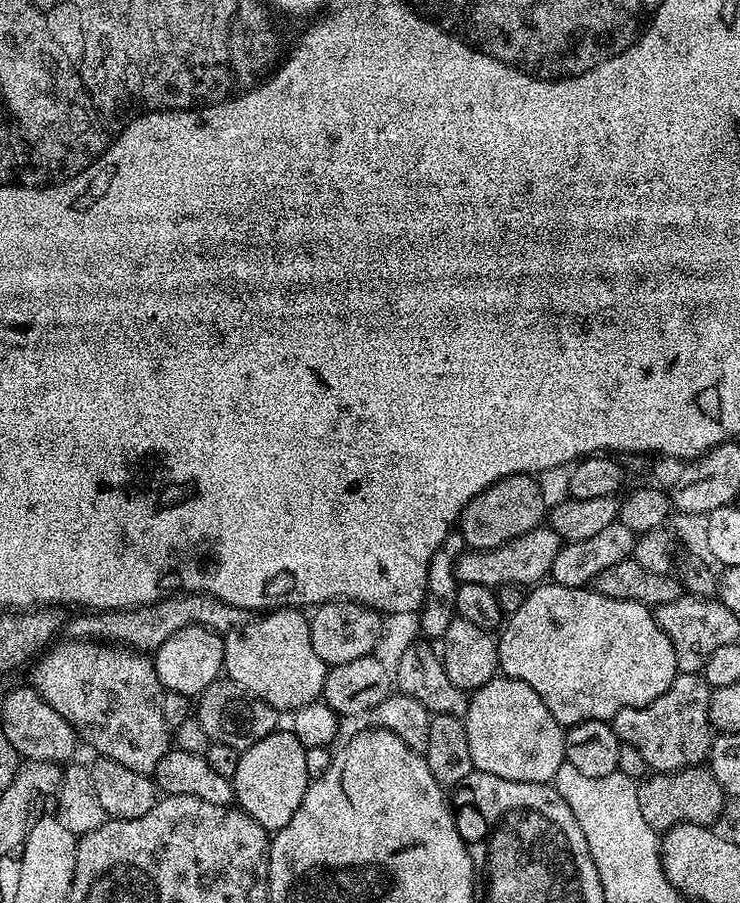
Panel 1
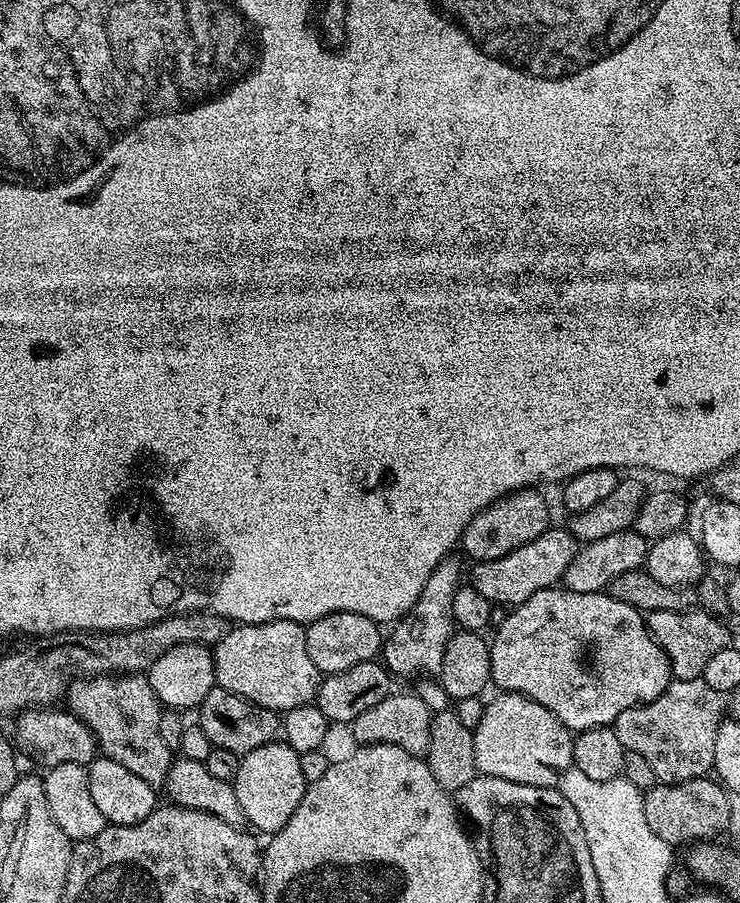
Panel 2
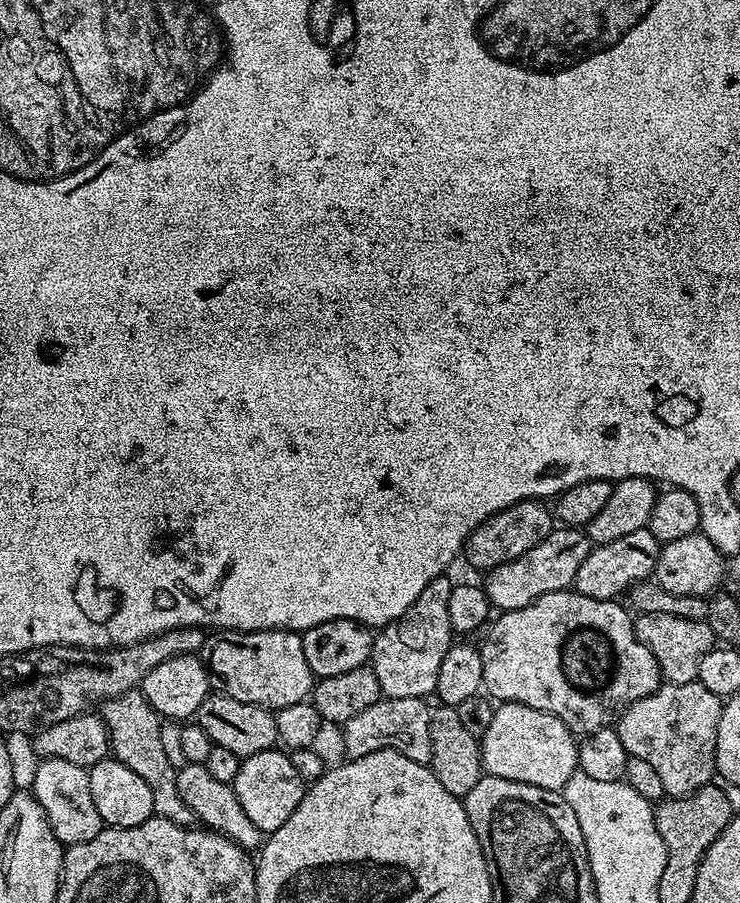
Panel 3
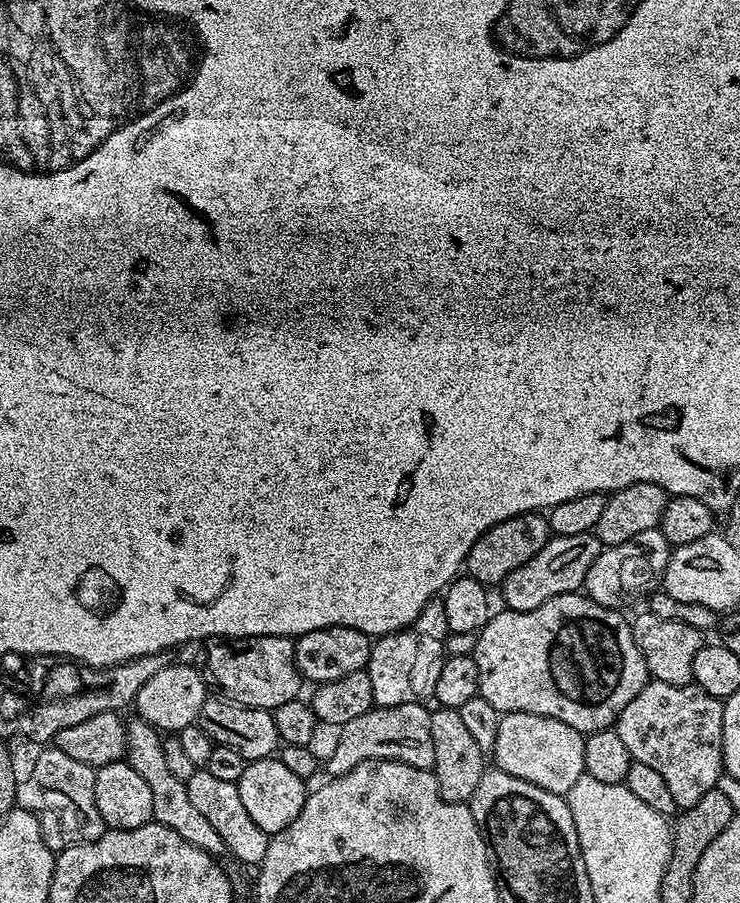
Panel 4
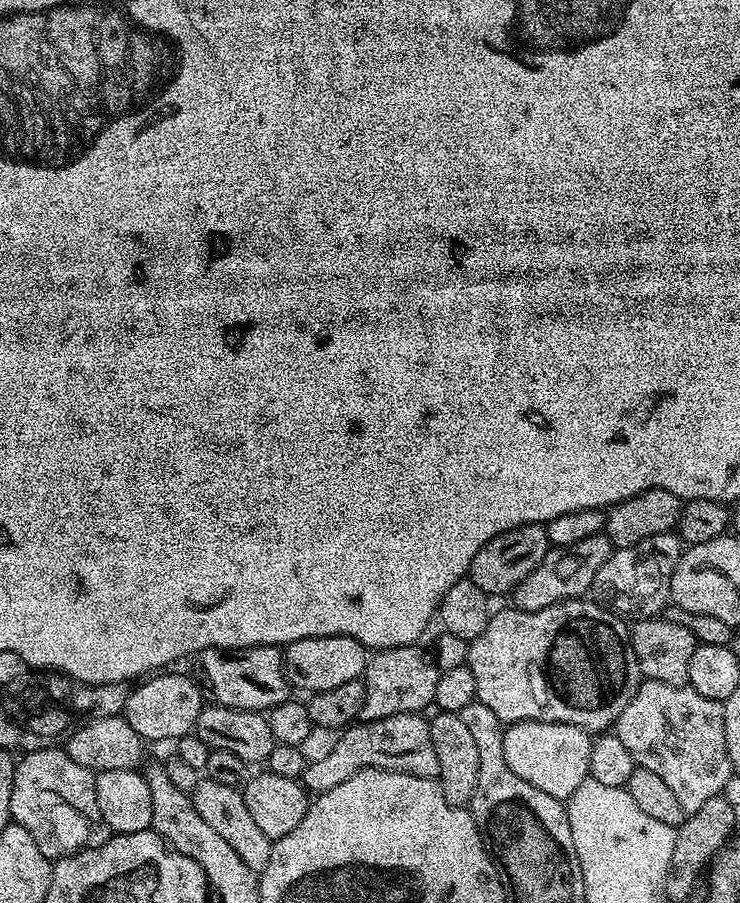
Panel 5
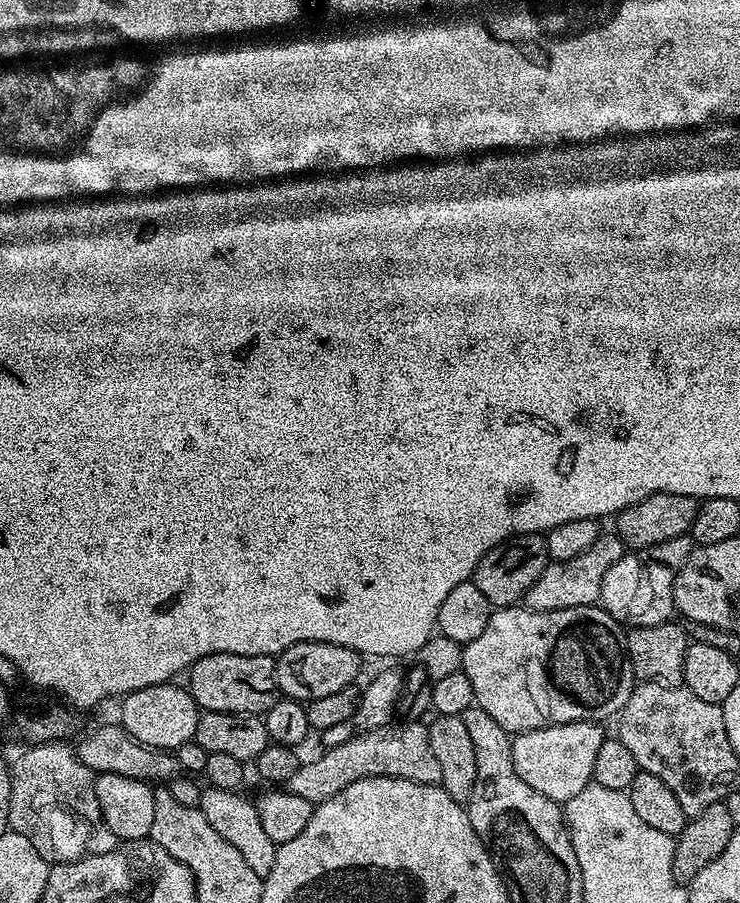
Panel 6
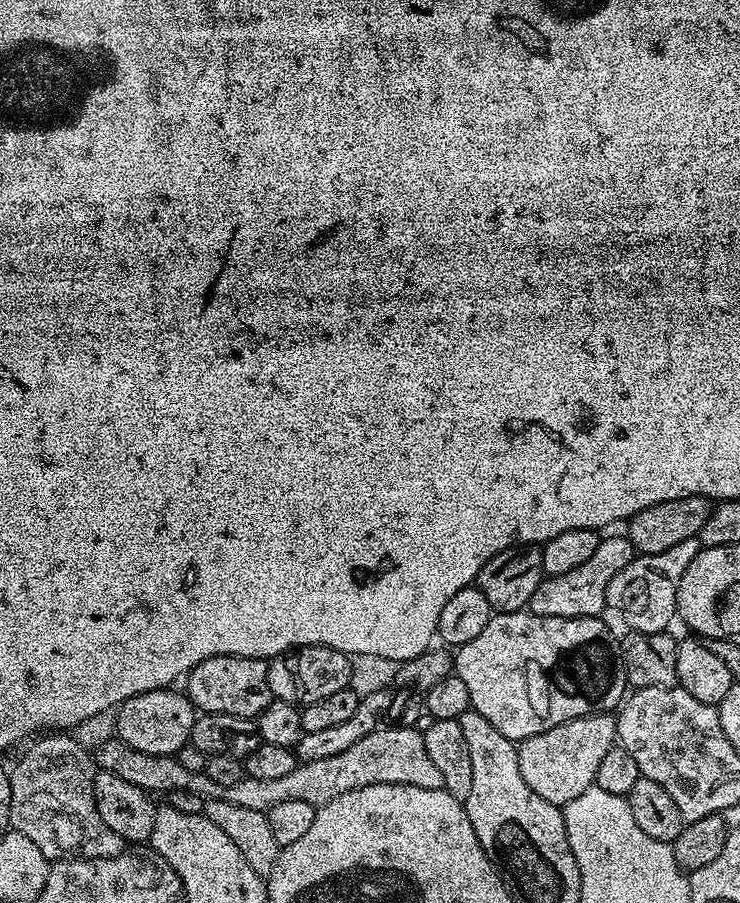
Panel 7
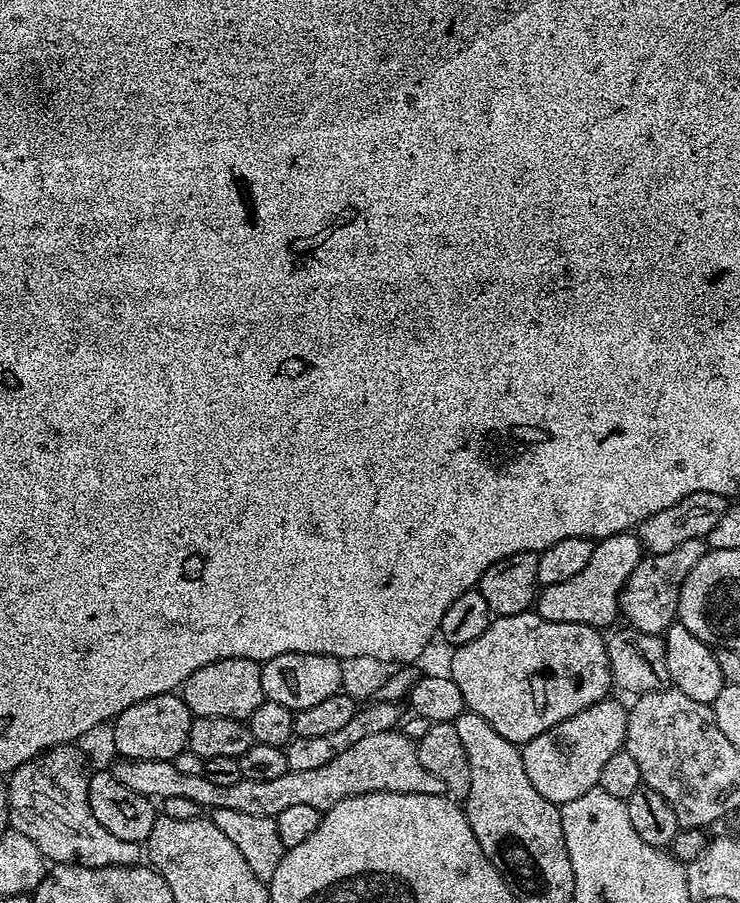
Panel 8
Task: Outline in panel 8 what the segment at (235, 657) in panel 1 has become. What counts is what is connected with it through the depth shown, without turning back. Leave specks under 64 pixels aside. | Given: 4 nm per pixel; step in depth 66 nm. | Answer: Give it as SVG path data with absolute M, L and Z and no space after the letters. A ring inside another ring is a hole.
M226 658L210 662L194 670L194 674L190 674L190 678L184 680L182 695L186 706L192 711L193 717L221 716L247 721L266 698L262 690L260 669L261 665L257 661L246 658Z

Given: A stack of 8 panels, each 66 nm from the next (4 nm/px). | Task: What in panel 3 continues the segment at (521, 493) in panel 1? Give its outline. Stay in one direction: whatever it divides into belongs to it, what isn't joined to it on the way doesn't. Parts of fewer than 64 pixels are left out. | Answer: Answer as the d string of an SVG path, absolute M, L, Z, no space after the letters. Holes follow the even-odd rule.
M523 500L494 514L470 534L470 538L464 544L463 559L468 559L472 568L491 570L522 558L526 550L534 550L534 546L538 546L538 542L542 542L542 538L546 538L554 530L553 513L549 509L547 512L544 506L539 500Z

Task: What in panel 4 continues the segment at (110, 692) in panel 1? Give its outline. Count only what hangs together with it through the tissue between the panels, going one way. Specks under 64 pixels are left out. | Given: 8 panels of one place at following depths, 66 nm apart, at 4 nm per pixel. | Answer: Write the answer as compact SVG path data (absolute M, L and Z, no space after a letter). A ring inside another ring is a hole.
M132 718L132 721L129 719L126 727L128 730L126 762L131 768L138 770L138 775L146 782L146 786L150 786L150 798L154 798L152 820L162 826L170 826L174 834L182 834L186 842L203 848L206 852L223 853L225 847L218 838L218 830L214 830L214 826L210 826L210 822L206 822L205 816L190 802L187 783L174 778L174 774L168 769L162 736L158 729L139 718Z

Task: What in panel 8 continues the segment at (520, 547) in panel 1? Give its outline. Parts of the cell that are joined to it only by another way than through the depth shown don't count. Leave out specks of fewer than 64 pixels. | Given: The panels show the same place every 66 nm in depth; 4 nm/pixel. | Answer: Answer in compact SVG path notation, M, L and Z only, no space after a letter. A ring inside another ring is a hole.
M629 530L608 536L596 544L594 558L590 558L590 562L586 562L586 567L578 574L574 574L574 578L566 578L566 582L558 582L557 584L546 584L539 589L534 601L536 615L546 618L550 622L588 624L591 628L607 629L607 624L614 623L616 616L618 620L621 615L620 591L626 586L630 574L634 574L634 568L638 566L638 562L644 555L644 546L640 543L639 535L635 531Z

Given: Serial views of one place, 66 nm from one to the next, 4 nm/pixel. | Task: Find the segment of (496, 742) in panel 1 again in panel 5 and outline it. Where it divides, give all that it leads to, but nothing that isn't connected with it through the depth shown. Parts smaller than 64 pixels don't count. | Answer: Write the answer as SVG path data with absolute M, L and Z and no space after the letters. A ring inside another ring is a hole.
M523 720L504 728L504 765L518 778L522 778L522 782L530 782L530 786L542 790L542 794L550 794L555 800L567 802L574 790L578 790L578 786L589 779L592 741L593 737L589 733L573 724Z

